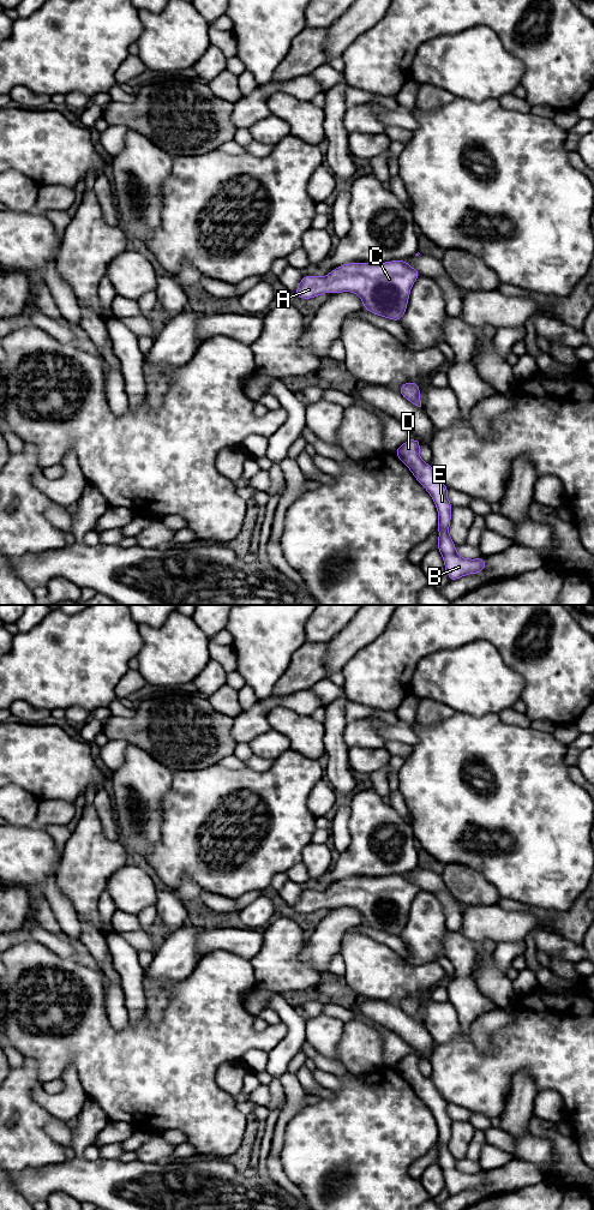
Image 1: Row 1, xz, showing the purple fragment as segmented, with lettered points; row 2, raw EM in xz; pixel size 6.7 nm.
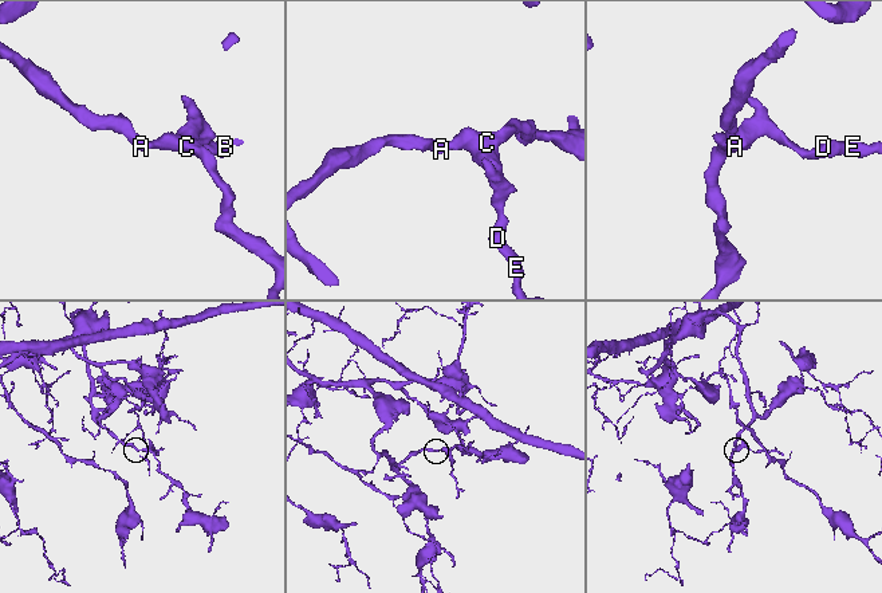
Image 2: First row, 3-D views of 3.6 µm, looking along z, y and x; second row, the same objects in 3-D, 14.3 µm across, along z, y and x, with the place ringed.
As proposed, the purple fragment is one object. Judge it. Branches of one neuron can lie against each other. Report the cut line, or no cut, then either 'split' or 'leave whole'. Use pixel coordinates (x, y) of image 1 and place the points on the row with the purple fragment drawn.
cut none; leave whole

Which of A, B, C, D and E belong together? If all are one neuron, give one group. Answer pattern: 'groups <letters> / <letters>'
groups A B C D E

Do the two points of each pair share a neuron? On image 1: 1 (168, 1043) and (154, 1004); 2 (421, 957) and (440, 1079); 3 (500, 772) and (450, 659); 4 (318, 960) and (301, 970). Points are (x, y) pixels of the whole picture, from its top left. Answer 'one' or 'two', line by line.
1: two
2: two
3: two
4: two

